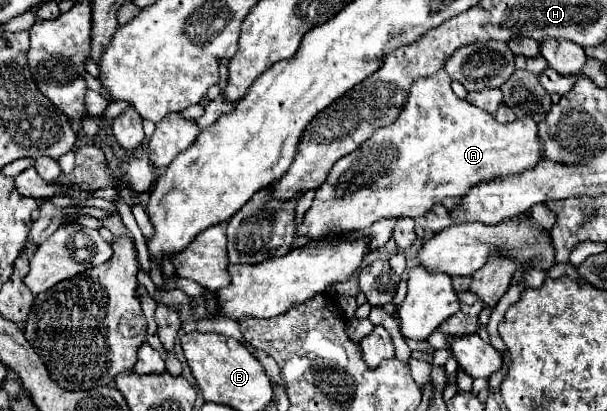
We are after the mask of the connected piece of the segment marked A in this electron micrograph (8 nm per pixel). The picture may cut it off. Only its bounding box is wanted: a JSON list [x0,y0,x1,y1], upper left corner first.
[297,71,541,239]

